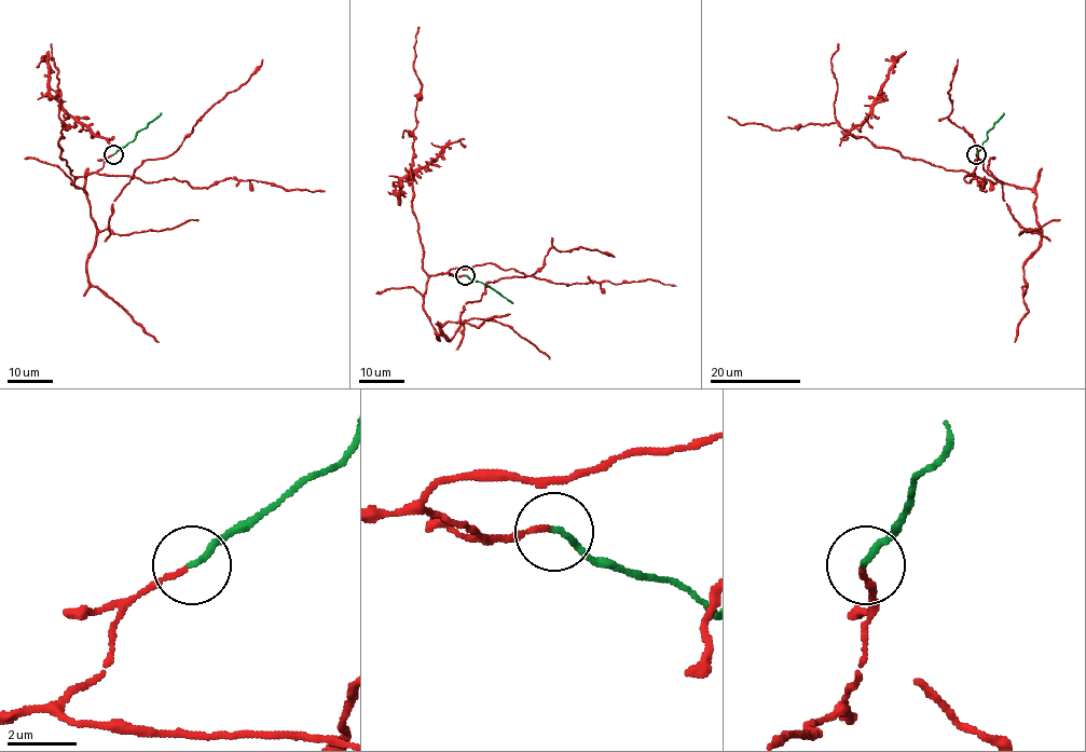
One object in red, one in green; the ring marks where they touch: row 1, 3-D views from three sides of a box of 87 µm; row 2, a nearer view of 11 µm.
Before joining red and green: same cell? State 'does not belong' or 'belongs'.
belongs

